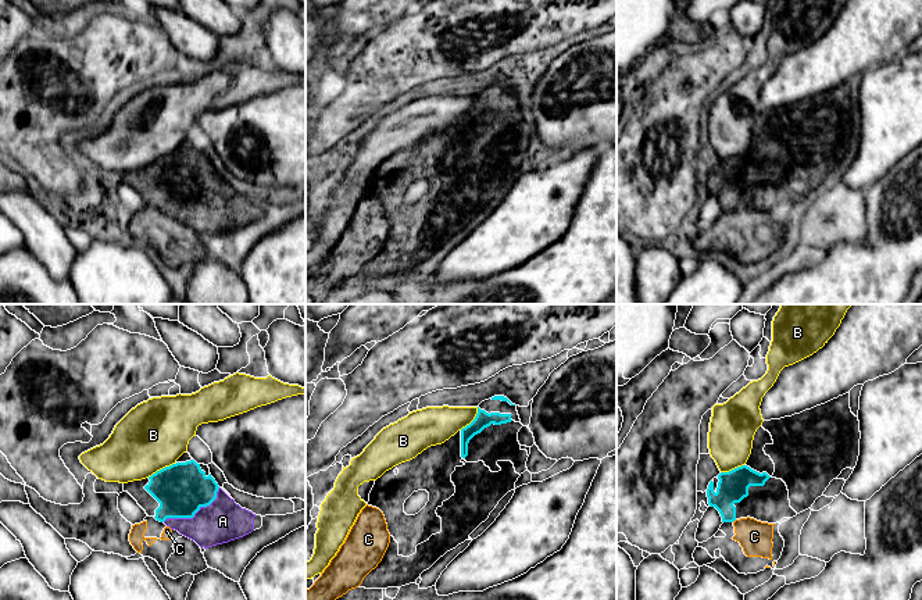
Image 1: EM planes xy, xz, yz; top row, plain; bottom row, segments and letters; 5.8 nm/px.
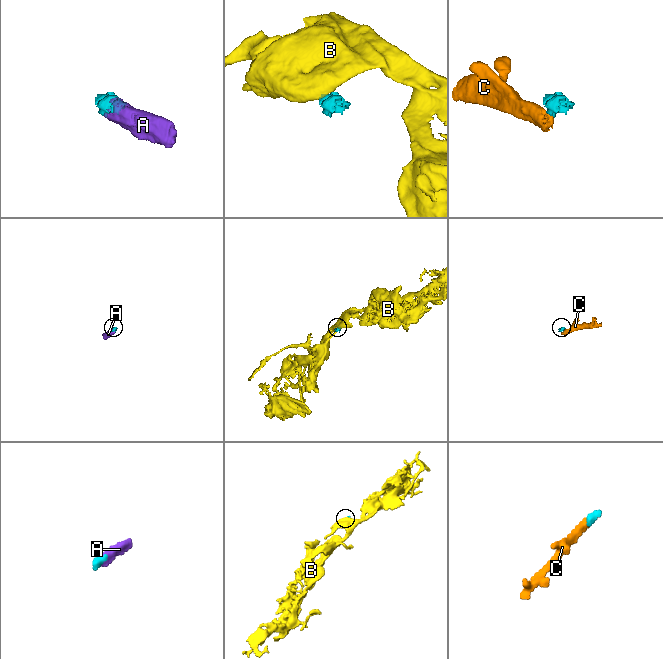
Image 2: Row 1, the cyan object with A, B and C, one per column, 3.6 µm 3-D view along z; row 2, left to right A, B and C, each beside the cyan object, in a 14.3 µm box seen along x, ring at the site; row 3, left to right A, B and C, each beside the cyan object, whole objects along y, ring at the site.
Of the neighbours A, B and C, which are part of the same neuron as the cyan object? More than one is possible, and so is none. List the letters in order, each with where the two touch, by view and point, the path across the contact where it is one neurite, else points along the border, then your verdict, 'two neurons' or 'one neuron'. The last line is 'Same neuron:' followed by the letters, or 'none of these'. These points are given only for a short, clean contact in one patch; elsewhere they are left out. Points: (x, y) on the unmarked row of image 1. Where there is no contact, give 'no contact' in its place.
A: xy (193, 204) | one neuron
B: xy (160, 159) | along xy (174, 152), (147, 165) | two neurons
C: yz (733, 209) | along yz (736, 209), (732, 210) | two neurons
Same neuron: A

